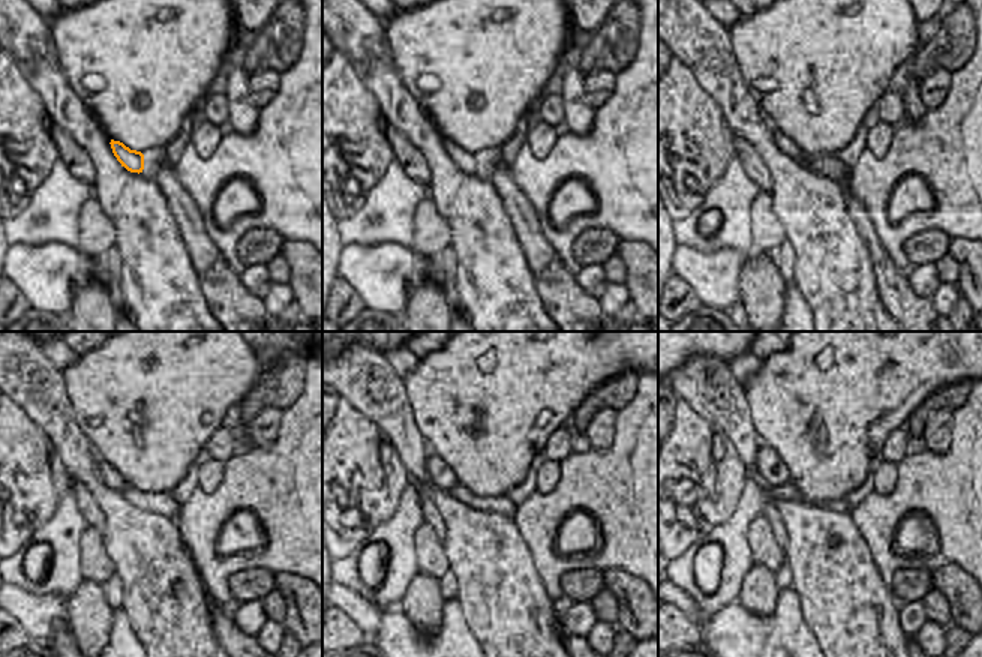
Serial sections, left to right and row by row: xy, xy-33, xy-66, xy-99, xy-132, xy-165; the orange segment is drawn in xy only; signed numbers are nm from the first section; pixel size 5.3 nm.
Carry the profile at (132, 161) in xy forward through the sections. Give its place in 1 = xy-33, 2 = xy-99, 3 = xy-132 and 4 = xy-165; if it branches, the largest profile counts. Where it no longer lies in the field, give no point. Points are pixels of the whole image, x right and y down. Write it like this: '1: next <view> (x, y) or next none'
1: next xy-33 (464, 159)
2: next xy-99 (108, 473)
3: next xy-132 (440, 474)
4: next xy-165 (771, 470)

